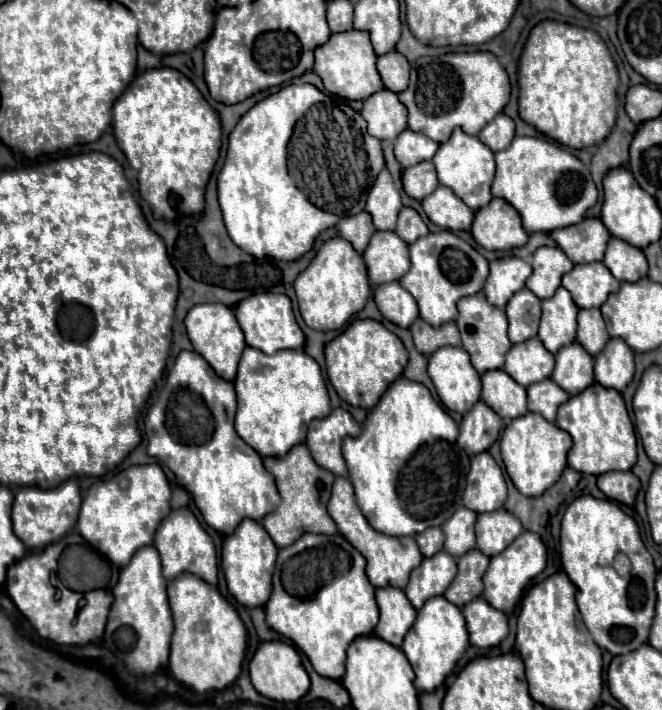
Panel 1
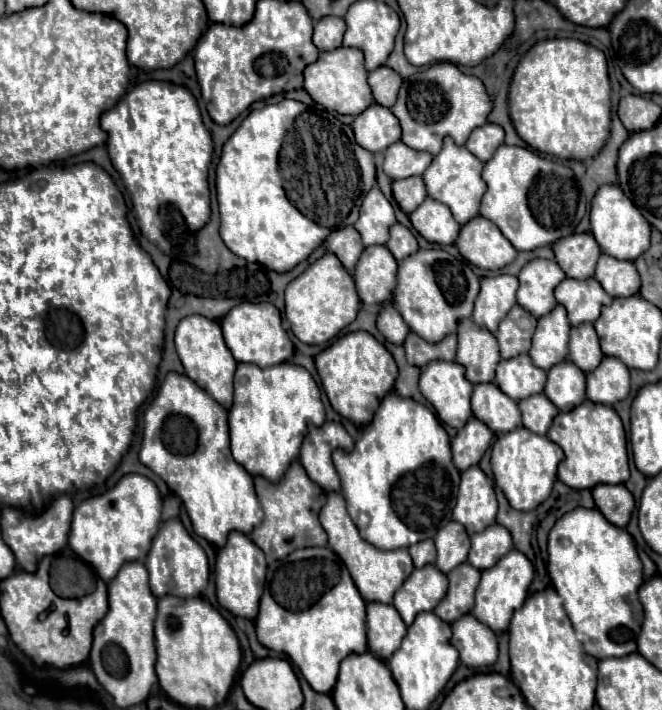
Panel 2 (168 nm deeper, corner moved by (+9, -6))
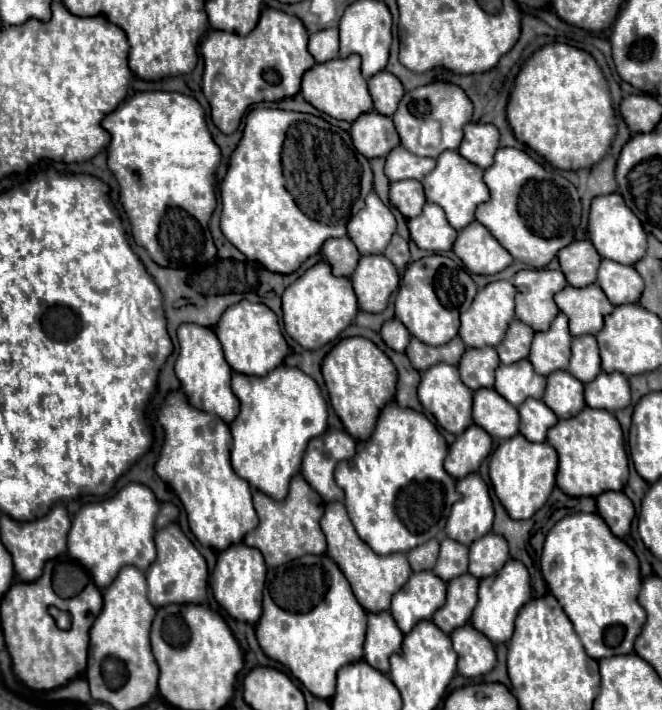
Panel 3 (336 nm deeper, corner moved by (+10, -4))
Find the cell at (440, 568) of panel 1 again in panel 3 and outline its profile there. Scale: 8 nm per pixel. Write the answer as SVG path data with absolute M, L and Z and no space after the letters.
M416 572L410 580L392 596L392 616L400 624L400 630L408 634L420 620L430 620L432 612L444 604L446 582L434 572Z

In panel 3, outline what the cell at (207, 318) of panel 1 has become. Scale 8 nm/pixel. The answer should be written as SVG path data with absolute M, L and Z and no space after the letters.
M182 324L178 328L178 342L180 342L180 354L176 358L174 370L180 384L184 386L182 390L188 394L190 404L204 412L212 412L220 416L224 422L232 422L236 418L236 412L240 410L240 402L236 400L230 388L232 368L224 360L220 340L216 340L216 334L206 326Z

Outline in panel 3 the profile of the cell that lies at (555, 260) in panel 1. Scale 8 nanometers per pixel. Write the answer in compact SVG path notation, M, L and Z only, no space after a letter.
M520 270L514 276L514 286L518 286L516 294L516 318L524 320L524 324L534 330L544 330L550 326L554 316L558 314L558 306L554 302L554 294L566 286L566 278L560 270Z

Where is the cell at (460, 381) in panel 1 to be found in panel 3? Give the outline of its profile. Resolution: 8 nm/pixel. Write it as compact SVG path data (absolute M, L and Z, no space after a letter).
M434 364L428 370L422 372L422 382L418 386L418 398L424 406L424 411L436 418L439 427L452 432L452 434L460 434L464 432L464 428L472 422L472 390L460 380L458 368L452 364Z

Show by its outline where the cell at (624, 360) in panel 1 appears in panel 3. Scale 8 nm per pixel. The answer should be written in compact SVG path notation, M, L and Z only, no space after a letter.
M600 372L592 382L586 384L584 396L590 408L602 408L608 412L622 410L630 404L628 378L622 372Z

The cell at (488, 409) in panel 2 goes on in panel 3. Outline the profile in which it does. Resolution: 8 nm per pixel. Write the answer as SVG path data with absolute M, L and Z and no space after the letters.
M480 388L474 392L472 418L492 438L508 438L518 432L518 410L494 388Z

